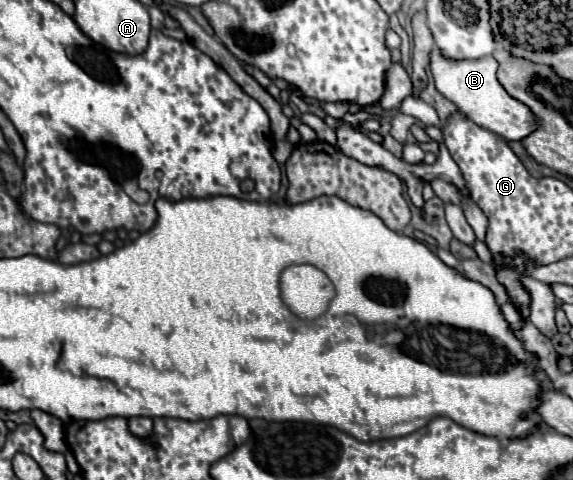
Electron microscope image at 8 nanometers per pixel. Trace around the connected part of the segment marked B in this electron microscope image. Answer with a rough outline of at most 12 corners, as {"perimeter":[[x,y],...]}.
{"perimeter":[[429,54],[435,88],[477,126],[517,142],[535,116],[493,56]]}

